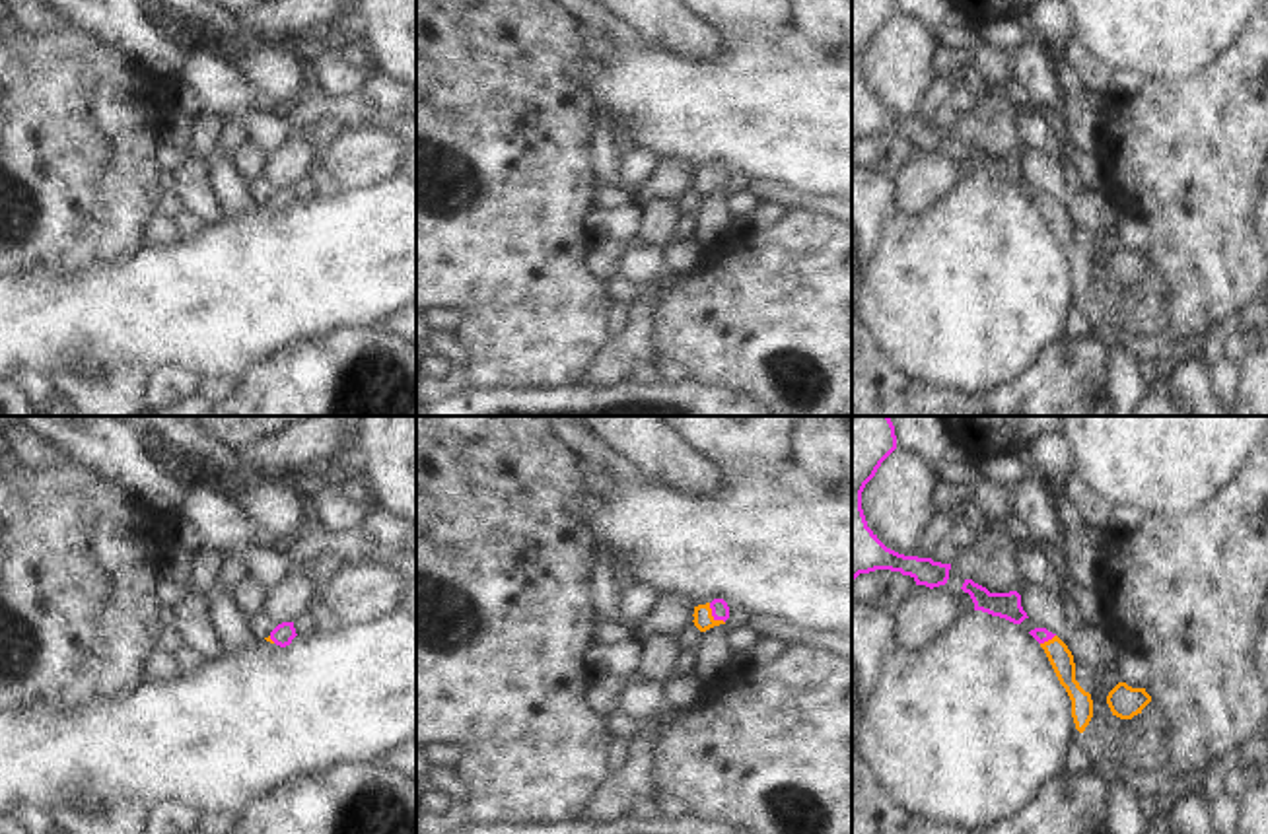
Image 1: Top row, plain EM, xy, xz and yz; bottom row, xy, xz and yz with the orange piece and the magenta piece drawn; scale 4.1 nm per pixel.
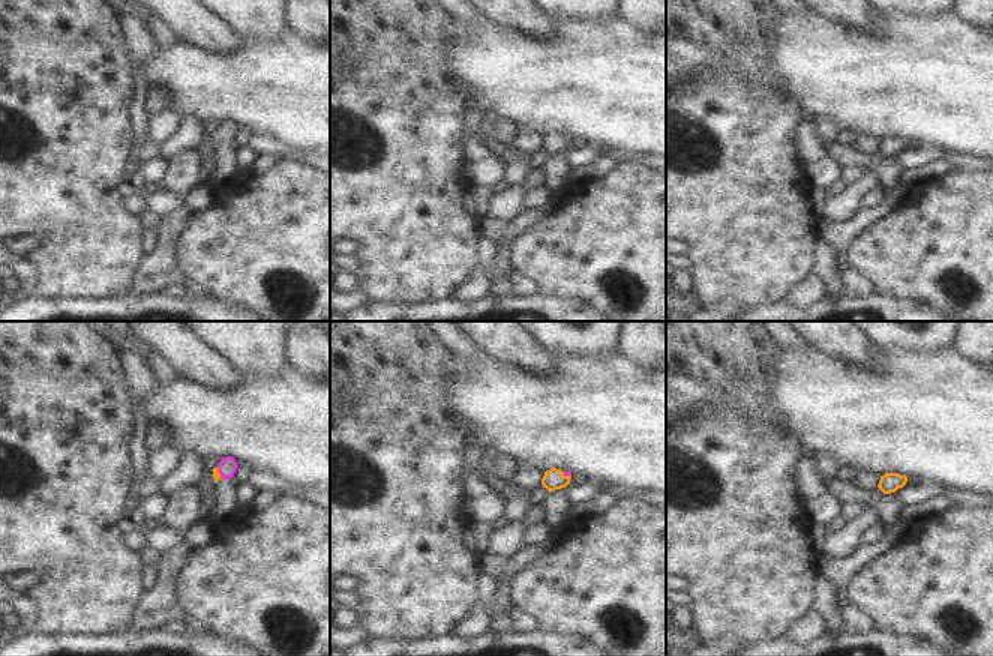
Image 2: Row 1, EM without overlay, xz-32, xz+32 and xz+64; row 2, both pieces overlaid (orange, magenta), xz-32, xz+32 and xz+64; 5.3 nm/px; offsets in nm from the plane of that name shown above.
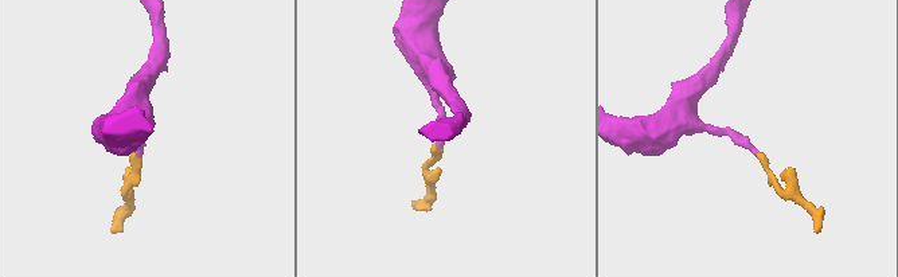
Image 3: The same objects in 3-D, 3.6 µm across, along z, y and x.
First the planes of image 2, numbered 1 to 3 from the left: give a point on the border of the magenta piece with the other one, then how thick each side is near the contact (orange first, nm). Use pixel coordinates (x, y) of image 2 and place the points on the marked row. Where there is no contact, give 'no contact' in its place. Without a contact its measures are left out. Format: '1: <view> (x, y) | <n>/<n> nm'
1: xz-32 (218, 473) | 50/100 nm
2: xz+32 (566, 476) | 110/30 nm
3: no contact

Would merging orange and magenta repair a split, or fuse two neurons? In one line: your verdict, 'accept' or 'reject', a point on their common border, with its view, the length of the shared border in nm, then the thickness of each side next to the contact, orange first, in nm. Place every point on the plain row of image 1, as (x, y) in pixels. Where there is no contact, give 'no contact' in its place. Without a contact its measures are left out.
accept; meets orange in xz at (710, 179); contact 110 nm long; 80 nm thick on the orange side, 80 nm on the other

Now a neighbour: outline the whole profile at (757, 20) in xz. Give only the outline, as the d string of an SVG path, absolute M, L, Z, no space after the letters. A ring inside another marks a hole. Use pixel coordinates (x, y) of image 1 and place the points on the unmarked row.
M679 0L723 37L780 39L790 27L792 0Z

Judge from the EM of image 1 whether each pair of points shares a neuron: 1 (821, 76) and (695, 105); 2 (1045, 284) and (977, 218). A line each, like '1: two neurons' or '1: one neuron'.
1: one neuron
2: one neuron

